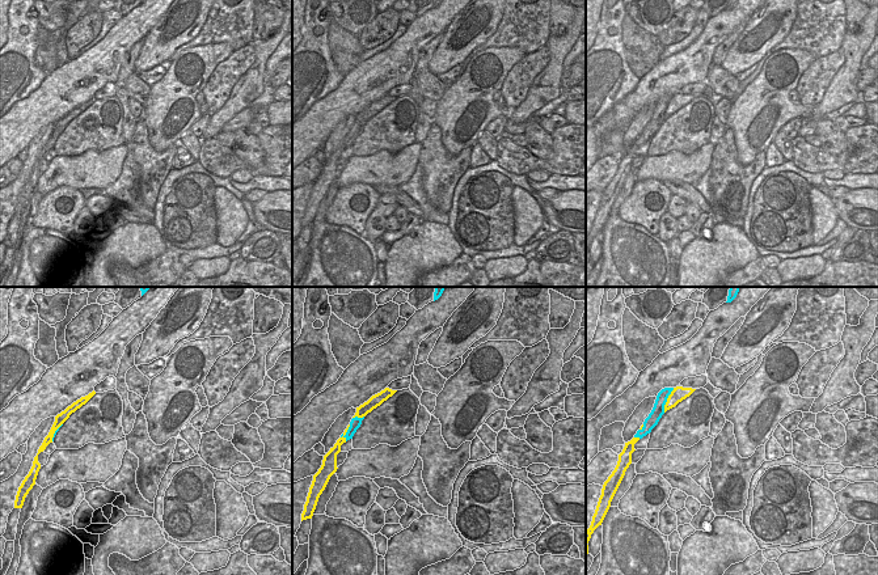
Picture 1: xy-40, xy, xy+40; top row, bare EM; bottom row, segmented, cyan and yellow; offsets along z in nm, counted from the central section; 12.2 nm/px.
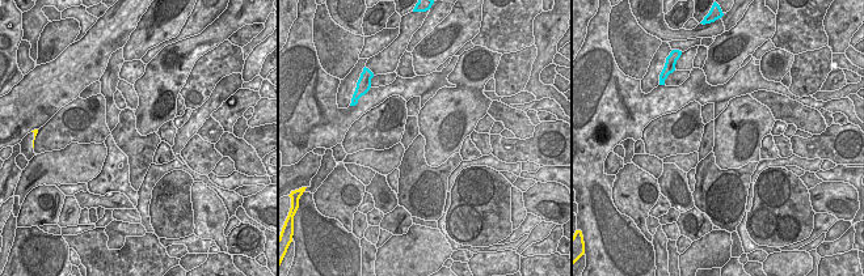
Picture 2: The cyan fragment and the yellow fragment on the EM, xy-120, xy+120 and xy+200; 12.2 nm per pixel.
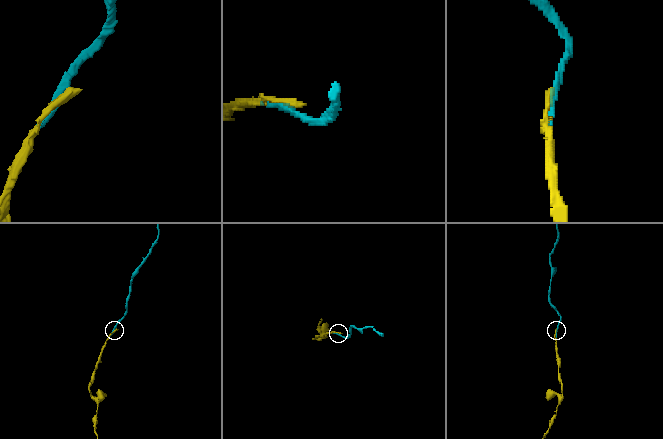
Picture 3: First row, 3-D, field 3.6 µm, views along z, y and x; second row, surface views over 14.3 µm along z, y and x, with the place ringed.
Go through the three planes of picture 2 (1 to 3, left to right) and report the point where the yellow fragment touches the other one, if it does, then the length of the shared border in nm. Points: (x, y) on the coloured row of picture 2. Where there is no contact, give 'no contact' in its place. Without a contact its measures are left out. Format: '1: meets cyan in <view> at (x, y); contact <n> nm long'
1: no contact
2: no contact
3: no contact

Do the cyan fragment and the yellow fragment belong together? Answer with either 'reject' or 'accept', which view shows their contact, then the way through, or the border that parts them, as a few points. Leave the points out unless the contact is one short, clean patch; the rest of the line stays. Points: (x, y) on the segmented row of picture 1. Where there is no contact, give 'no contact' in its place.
accept; contact in xy+40

